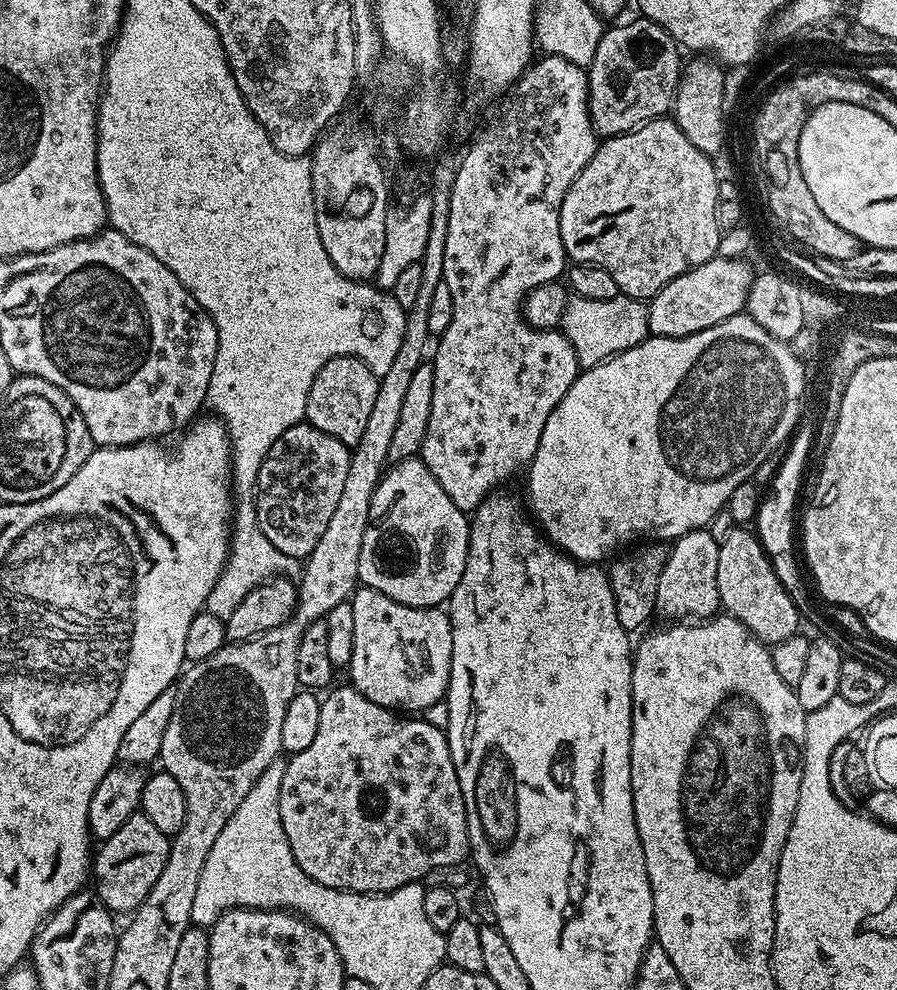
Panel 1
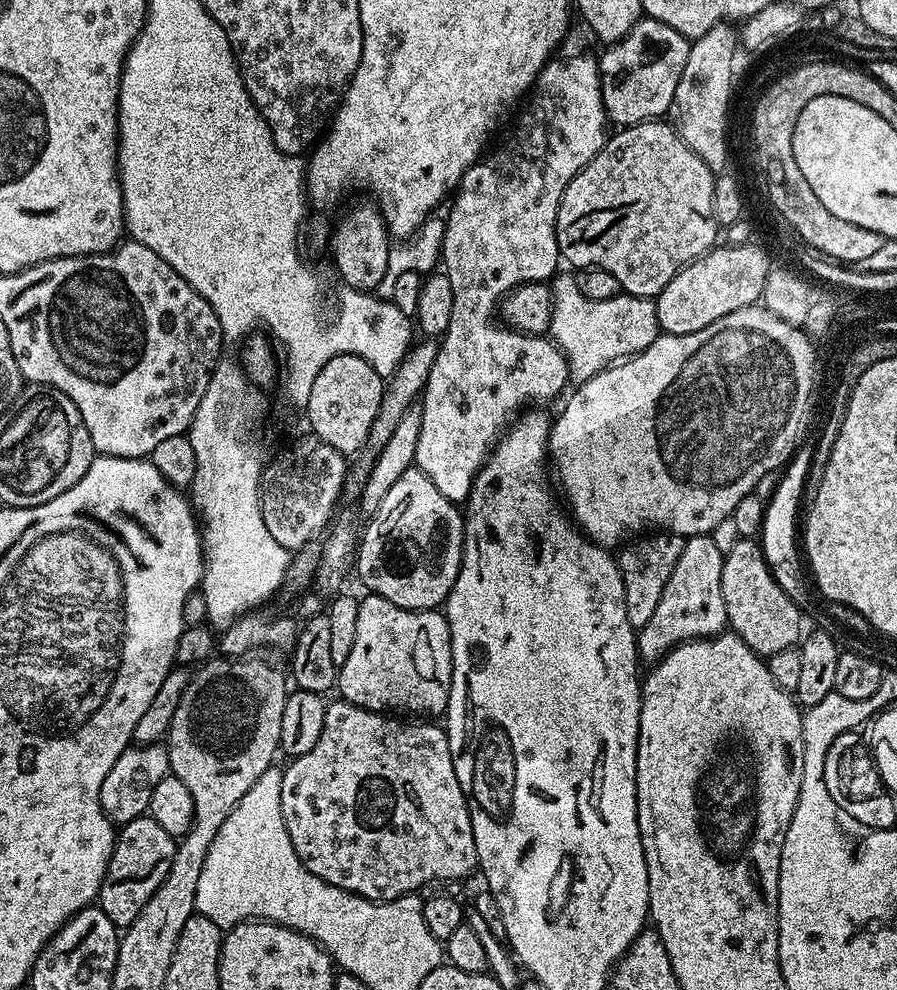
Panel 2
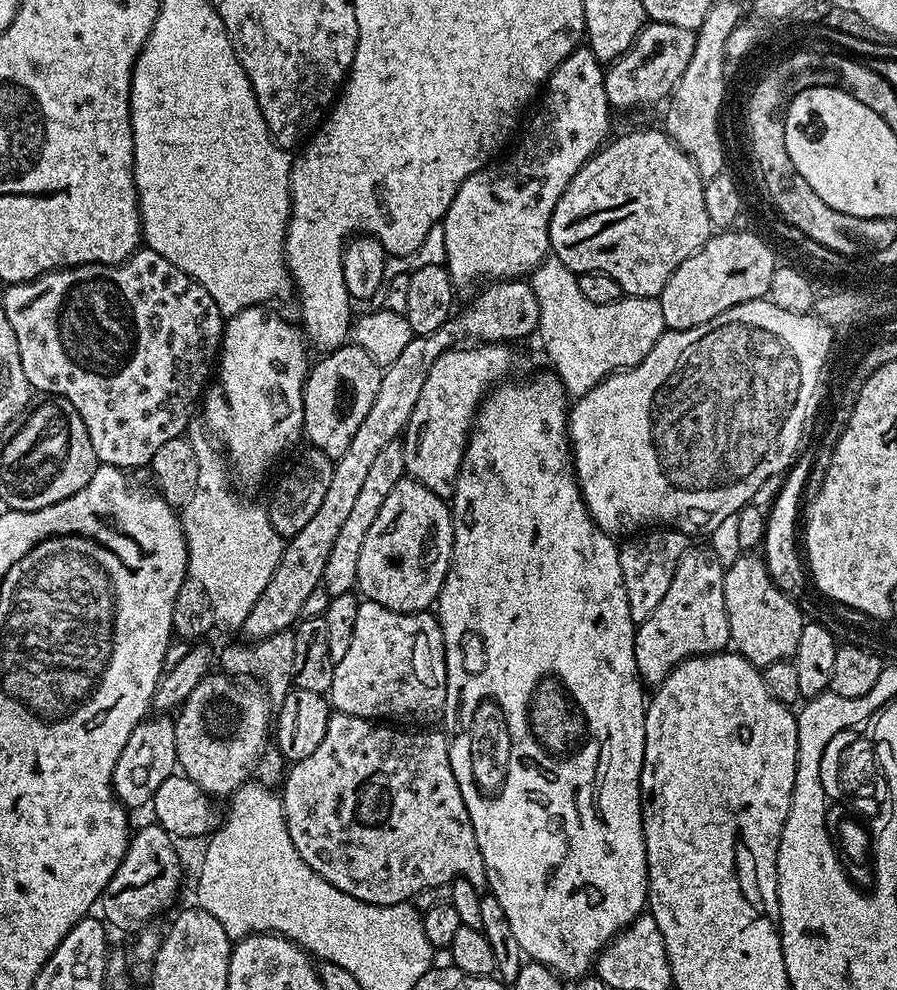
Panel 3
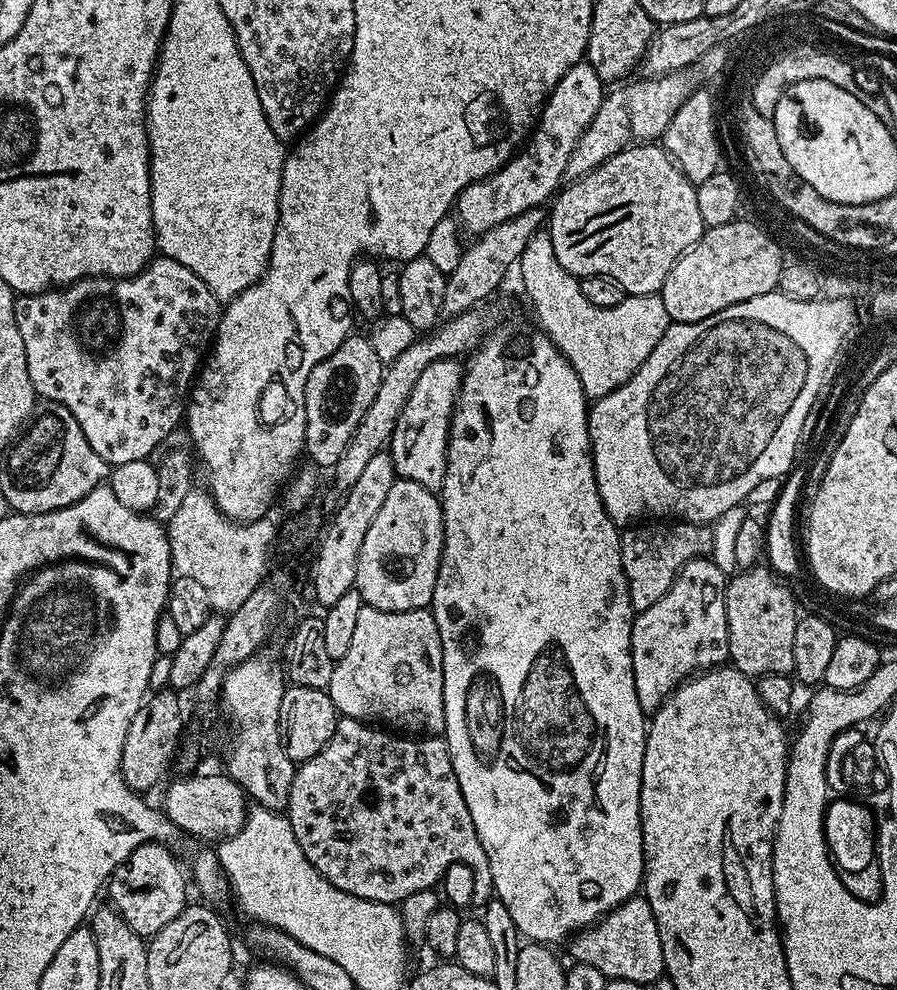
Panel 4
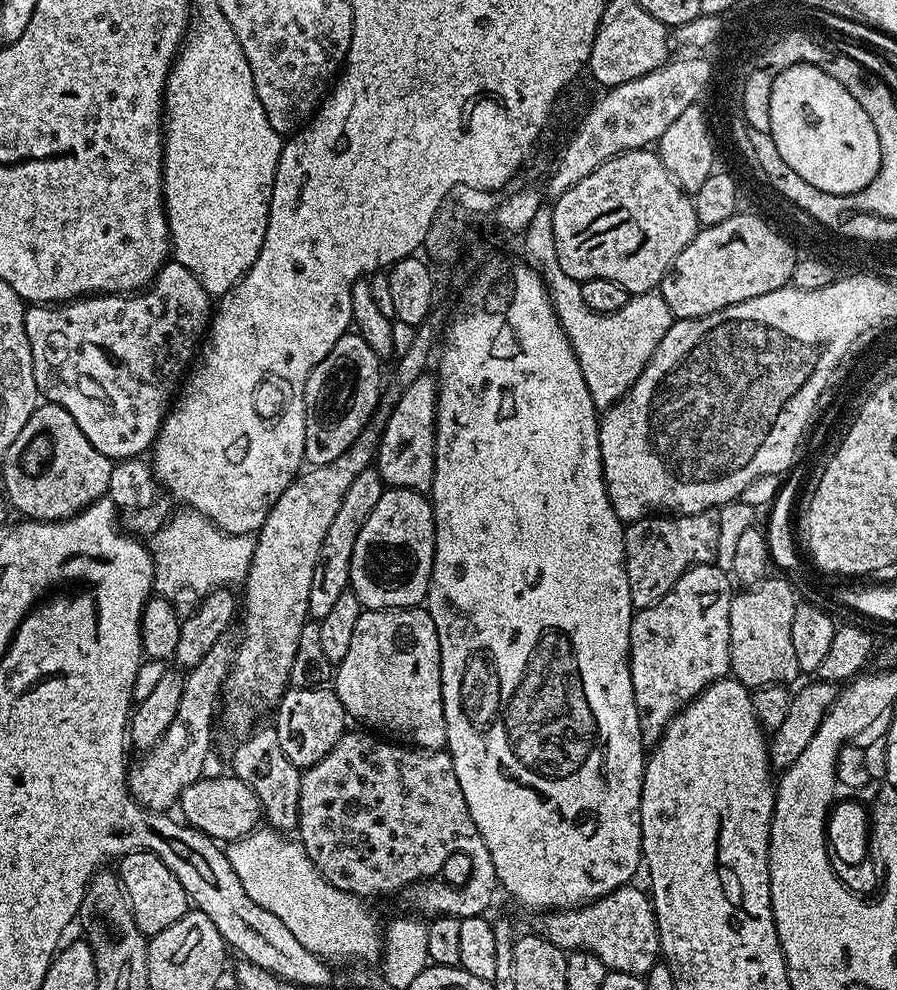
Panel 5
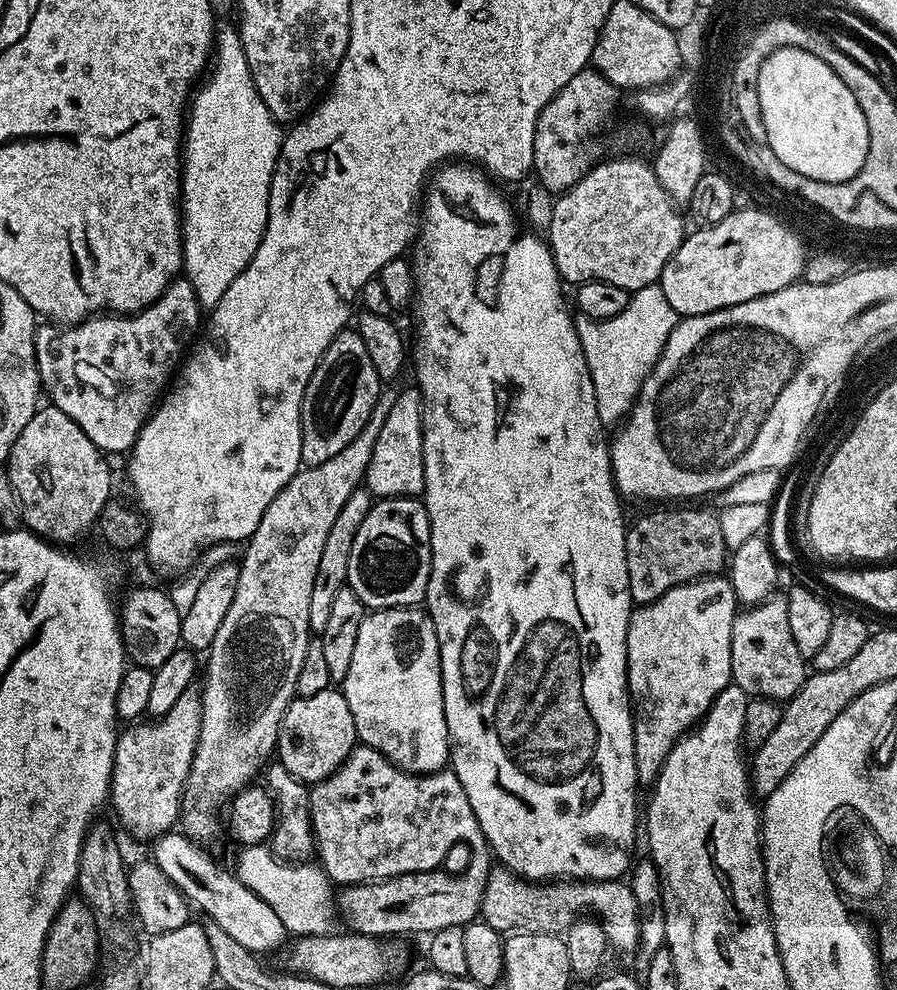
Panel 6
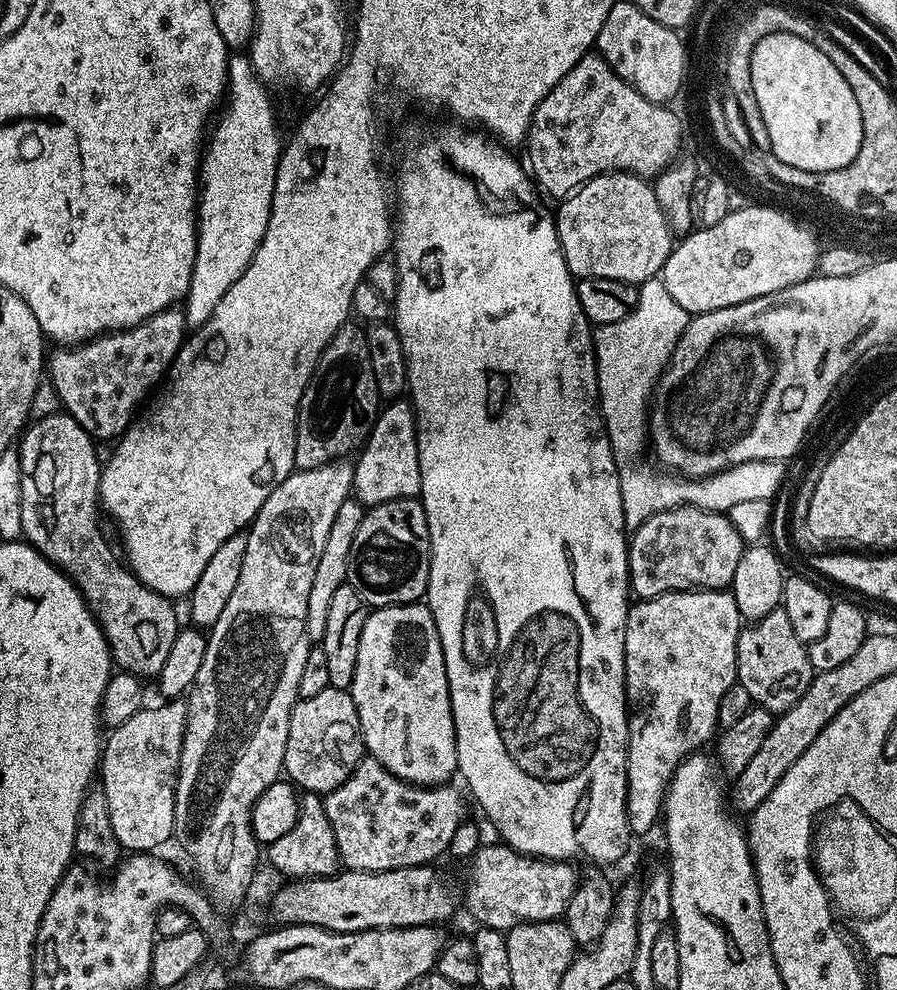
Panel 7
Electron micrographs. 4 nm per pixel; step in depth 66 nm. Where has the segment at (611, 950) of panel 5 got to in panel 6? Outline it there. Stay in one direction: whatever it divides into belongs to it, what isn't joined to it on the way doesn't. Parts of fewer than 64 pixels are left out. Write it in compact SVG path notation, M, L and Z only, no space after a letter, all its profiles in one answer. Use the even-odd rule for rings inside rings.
M496 866L485 879L480 916L484 923L497 925L502 932L567 933L577 918L591 914L600 921L609 945L620 952L635 953L642 929L640 904L632 888L623 879L599 882L577 882L561 878L555 882L533 882L518 876L508 868Z

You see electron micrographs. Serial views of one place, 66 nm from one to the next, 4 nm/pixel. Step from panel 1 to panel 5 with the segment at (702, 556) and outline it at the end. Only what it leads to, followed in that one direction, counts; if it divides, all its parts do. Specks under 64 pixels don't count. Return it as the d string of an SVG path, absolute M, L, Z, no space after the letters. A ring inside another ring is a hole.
M715 563L711 564L695 564L690 571L682 574L682 578L678 578L678 582L674 582L674 586L667 594L662 597L658 603L652 604L649 608L639 609L632 617L632 625L630 626L630 650L628 651L628 665L630 666L630 674L632 675L632 685L634 686L634 702L638 710L638 722L640 723L640 733L644 739L645 745L655 746L660 742L660 735L666 730L666 726L674 717L679 714L681 708L685 704L689 704L698 693L710 687L714 682L725 679L729 675L732 663L730 662L730 602L734 595L734 580L729 573L717 568Z

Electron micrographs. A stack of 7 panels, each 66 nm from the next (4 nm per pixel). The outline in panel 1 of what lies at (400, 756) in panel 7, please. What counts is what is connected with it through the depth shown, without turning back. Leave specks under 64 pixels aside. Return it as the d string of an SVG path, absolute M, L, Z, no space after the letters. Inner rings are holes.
M363 586L357 587L356 591L352 593L350 603L354 610L354 654L350 658L346 672L347 675L352 675L351 687L357 688L363 696L370 698L370 702L378 702L378 706L390 708L401 714L424 714L427 713L430 706L441 703L448 691L448 679L452 669L452 624L448 620L447 611L440 606L434 608L406 606L402 602L394 602L394 598L386 598L386 594L382 594L378 590Z

